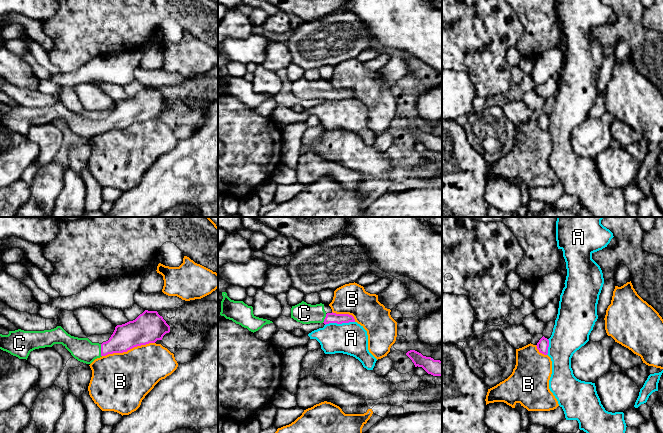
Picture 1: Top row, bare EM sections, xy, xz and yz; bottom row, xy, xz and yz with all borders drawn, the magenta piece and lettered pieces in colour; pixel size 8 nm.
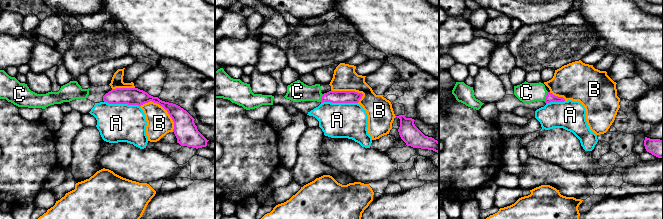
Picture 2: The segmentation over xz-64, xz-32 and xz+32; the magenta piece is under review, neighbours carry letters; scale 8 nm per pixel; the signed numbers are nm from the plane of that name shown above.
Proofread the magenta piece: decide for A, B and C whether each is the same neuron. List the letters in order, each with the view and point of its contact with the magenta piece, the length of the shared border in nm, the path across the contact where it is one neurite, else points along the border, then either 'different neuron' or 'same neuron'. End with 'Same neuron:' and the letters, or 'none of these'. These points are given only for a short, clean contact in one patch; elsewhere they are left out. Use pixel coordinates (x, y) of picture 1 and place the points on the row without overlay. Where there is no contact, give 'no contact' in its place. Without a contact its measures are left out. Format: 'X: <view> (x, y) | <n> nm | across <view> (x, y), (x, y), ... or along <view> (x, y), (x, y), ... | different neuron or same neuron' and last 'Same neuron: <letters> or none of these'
A: xz (339, 99) | 240 nm | different neuron
B: xy (128, 125) | 440 nm | different neuron
C: xy (101, 126) | 100 nm | across xy (126, 112), (118, 119), (101, 126), (82, 125) | same neuron
Same neuron: C

